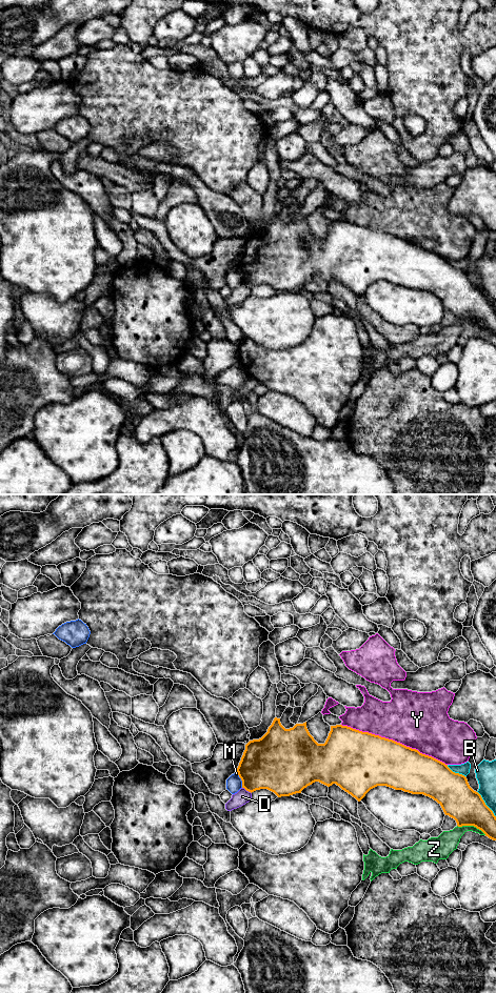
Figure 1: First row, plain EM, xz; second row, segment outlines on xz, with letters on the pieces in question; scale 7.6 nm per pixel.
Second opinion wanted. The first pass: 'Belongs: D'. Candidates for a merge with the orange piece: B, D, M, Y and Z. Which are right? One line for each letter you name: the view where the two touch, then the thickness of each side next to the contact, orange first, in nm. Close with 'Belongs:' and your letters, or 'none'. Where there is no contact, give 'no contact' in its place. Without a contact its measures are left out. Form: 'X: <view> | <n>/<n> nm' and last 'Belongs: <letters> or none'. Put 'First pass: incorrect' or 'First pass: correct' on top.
First pass: incorrect
Belongs: none

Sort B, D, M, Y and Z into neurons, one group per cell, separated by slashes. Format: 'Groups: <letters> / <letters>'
Groups: B / D / M / Y / Z

